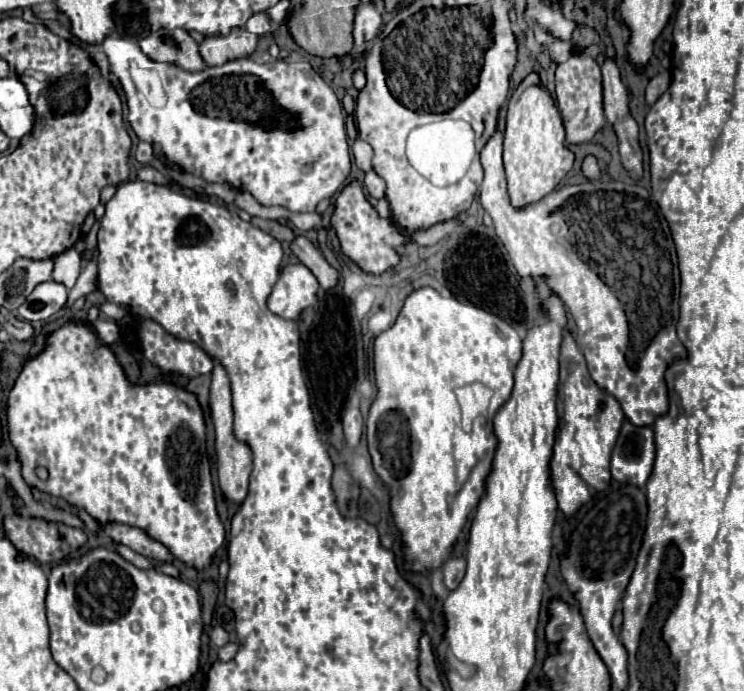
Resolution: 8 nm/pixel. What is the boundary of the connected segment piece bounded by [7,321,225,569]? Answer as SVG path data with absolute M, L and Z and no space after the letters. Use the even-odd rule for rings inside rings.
M69 321L45 337L43 351L25 363L23 371L19 373L19 377L15 379L15 383L9 391L7 427L9 427L9 441L17 449L17 455L19 455L21 475L29 487L35 487L53 497L61 497L77 509L85 509L101 525L125 523L125 525L141 527L149 537L161 541L179 561L187 563L189 567L197 567L197 569L207 567L211 563L211 557L215 555L215 551L223 545L225 529L223 529L217 509L215 509L211 467L209 459L205 455L205 421L203 421L203 411L199 407L197 397L177 385L171 385L171 383L151 383L151 385L131 383L127 379L123 367L119 365L115 353L99 341L99 337L97 337L97 333L93 333L91 325L87 325L83 321ZM37 465L43 465L49 471L47 481L41 481L35 475Z

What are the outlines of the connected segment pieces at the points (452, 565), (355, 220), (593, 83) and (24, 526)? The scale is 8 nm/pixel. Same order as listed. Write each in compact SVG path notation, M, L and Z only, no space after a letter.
M451 557L443 567L443 583L445 583L445 587L449 591L453 591L461 583L463 577L465 577L465 559Z
M349 181L335 199L335 211L331 215L331 227L337 233L341 251L361 267L367 275L383 275L385 271L399 265L401 255L395 251L399 245L409 241L409 235L393 225L391 219L379 217L375 207L367 201L359 181Z
M573 53L567 61L557 65L555 71L555 83L557 83L557 103L561 109L561 117L565 113L565 131L567 131L567 143L581 145L591 141L591 137L603 127L605 115L603 115L603 87L601 87L601 69L597 67L597 61Z
M11 515L5 517L3 521L3 531L11 539L11 543L23 551L27 557L33 557L39 563L59 563L63 561L73 549L79 549L87 541L87 533L83 529L67 527L63 523L49 523L43 519L33 519L33 517L21 517L21 515Z

